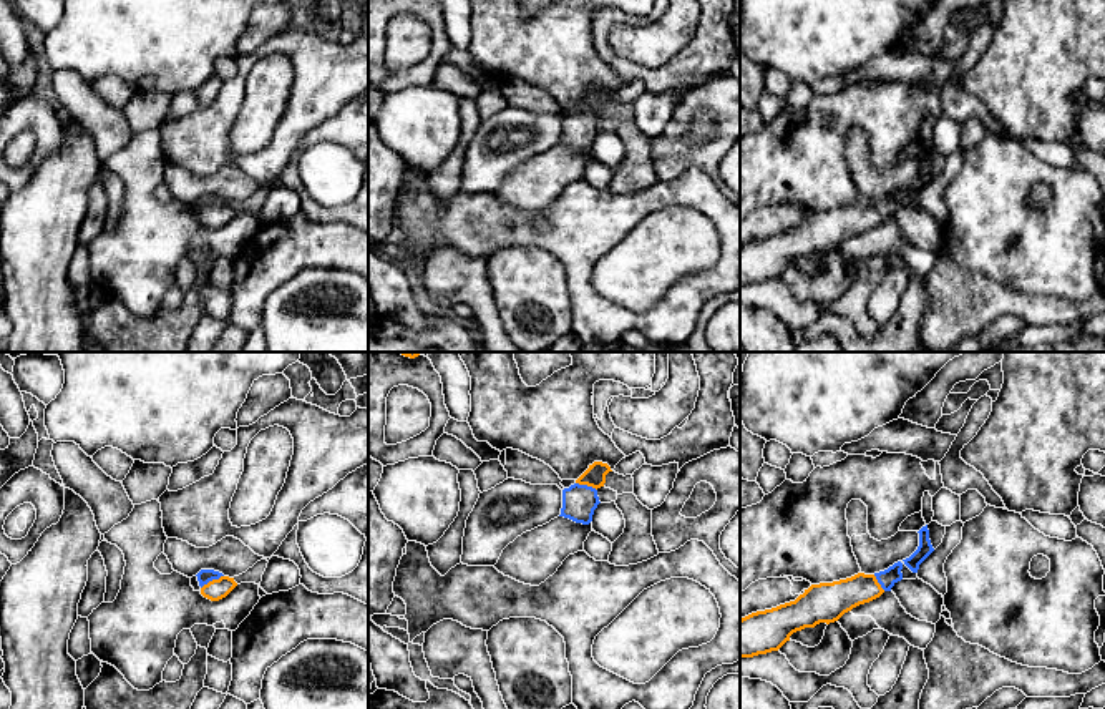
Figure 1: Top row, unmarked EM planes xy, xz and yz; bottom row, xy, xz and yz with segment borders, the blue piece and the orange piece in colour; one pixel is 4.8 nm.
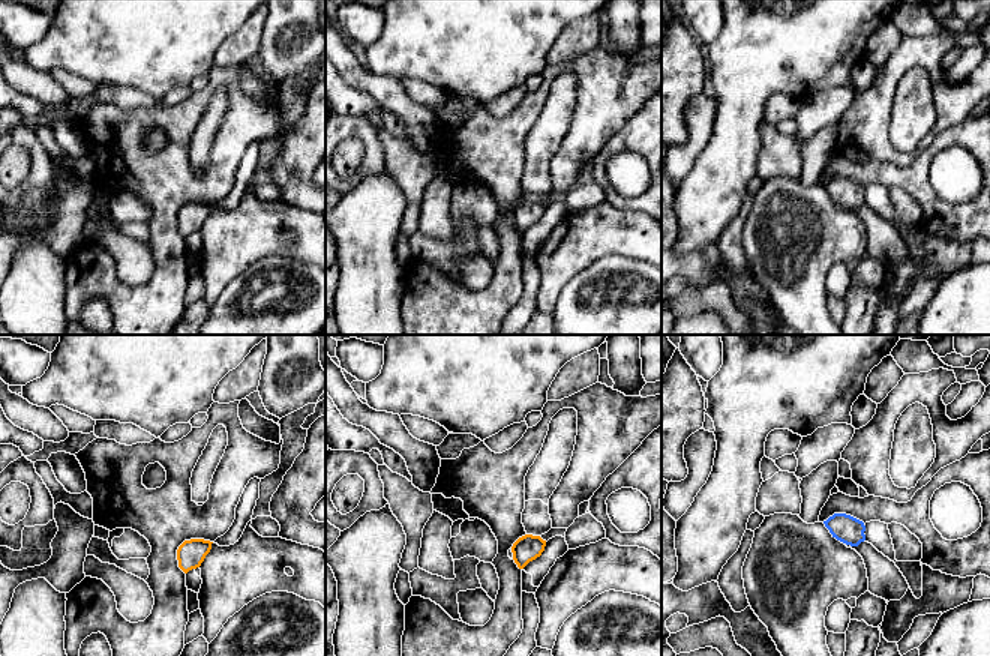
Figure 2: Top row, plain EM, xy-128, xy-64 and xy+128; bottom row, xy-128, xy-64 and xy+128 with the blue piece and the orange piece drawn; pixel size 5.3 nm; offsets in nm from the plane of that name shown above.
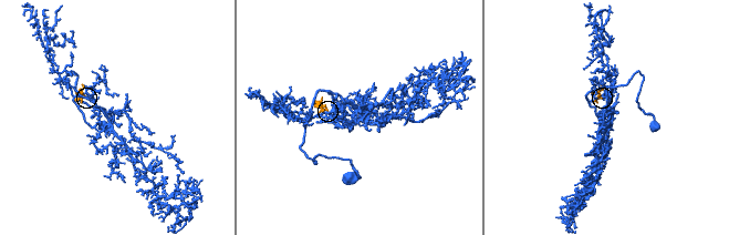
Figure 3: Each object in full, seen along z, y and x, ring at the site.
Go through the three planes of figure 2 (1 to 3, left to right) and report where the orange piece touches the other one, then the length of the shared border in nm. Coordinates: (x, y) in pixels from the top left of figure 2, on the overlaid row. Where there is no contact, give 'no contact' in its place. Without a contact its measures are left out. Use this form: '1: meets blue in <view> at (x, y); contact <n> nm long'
1: no contact
2: no contact
3: no contact

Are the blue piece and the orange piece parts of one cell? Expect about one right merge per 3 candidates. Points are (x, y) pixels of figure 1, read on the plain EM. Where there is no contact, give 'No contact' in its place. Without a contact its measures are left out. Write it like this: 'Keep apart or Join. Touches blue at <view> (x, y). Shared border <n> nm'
Join. Touches blue at xy (211, 208). Shared border 130 nm

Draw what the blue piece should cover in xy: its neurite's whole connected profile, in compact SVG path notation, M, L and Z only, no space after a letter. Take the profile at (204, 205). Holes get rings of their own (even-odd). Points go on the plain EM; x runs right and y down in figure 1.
M201 198L196 204L201 214L201 222L211 229L226 226L237 214L234 206L224 204L214 198Z

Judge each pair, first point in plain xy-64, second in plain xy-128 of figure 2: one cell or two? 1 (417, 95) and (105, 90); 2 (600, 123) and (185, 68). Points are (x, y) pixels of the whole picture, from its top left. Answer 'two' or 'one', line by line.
1: two
2: two

